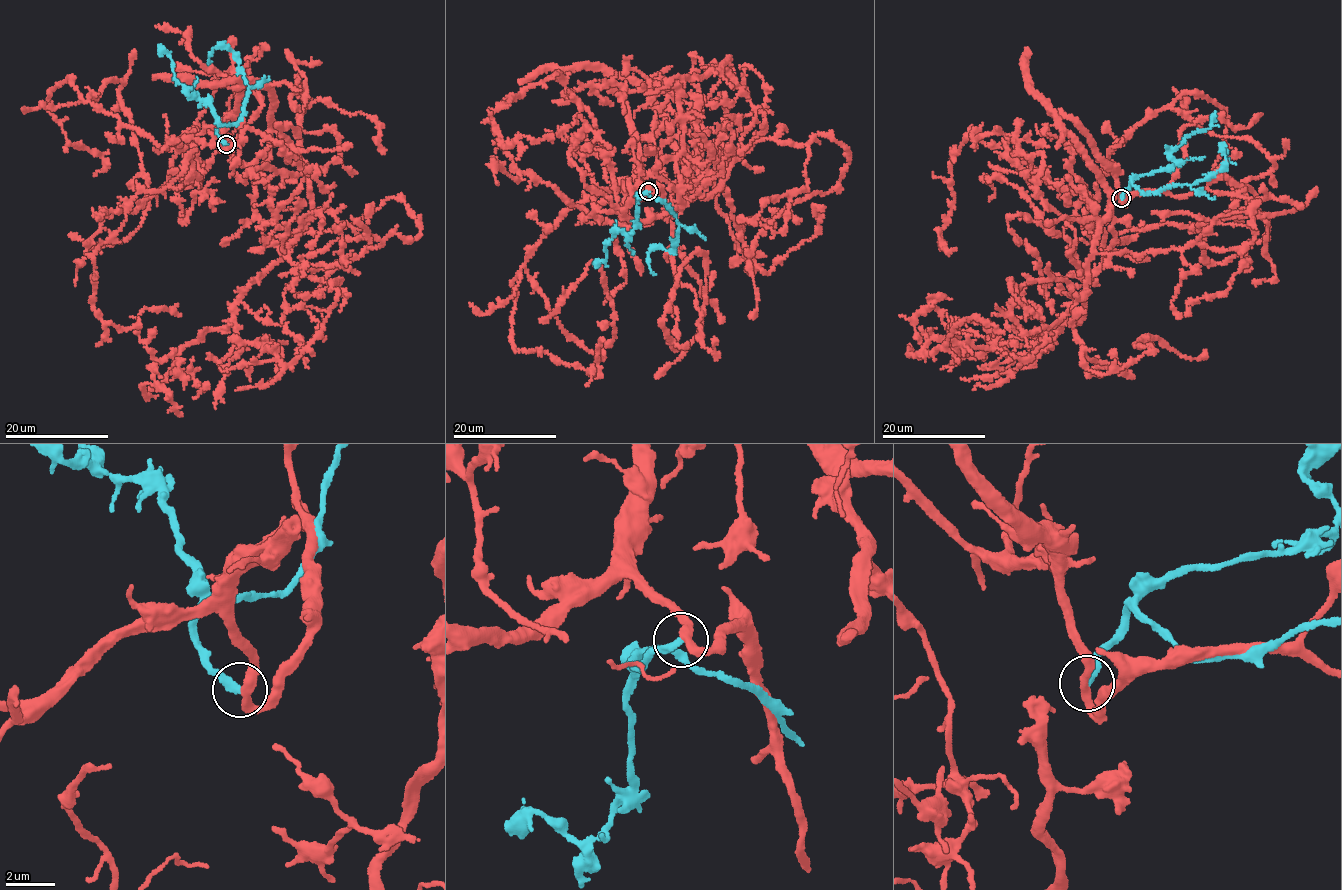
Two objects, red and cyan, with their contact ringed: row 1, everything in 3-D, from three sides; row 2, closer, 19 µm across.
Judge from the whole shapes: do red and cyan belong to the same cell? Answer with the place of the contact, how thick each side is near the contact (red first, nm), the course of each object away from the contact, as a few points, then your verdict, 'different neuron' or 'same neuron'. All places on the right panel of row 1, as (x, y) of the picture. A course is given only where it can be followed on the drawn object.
(1121, 198) | 320/320 nm | red via (1121, 198), (1051, 111), (1110, 199), (1082, 317), (1036, 353), (924, 351), (988, 321) | cyan via (1121, 198), (1129, 183), (1147, 193), (1213, 177), (1222, 167), (1221, 145), (1226, 157), (1236, 163) | different neuron

